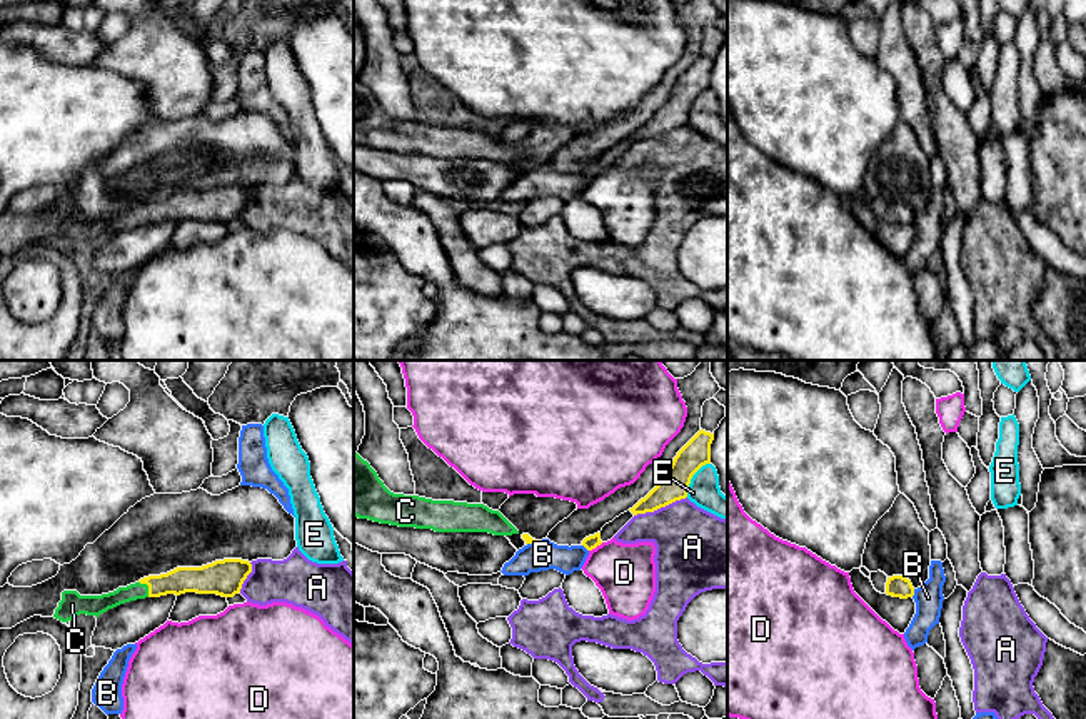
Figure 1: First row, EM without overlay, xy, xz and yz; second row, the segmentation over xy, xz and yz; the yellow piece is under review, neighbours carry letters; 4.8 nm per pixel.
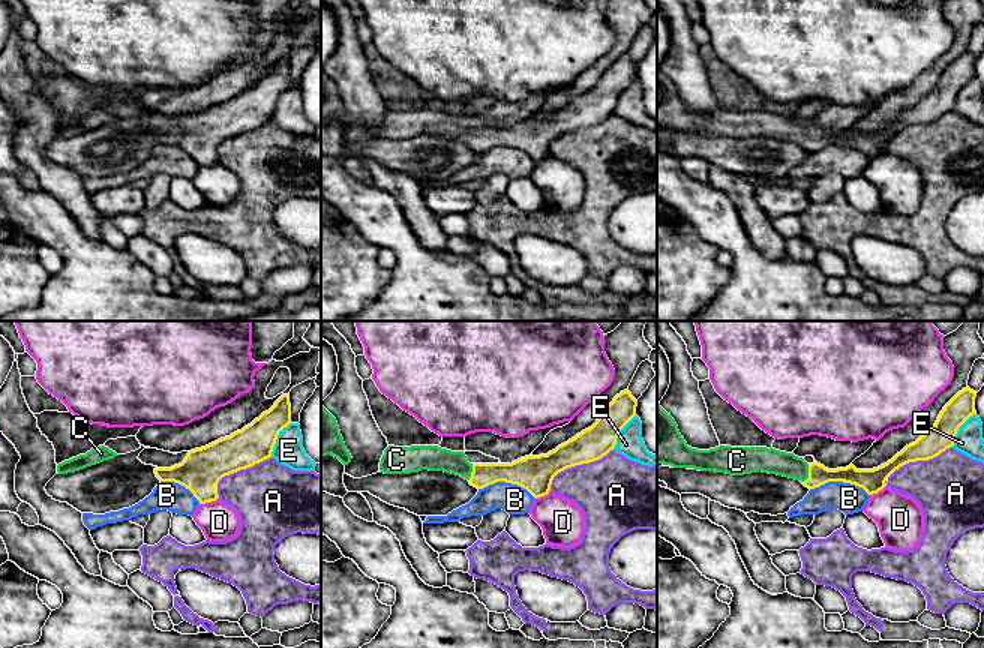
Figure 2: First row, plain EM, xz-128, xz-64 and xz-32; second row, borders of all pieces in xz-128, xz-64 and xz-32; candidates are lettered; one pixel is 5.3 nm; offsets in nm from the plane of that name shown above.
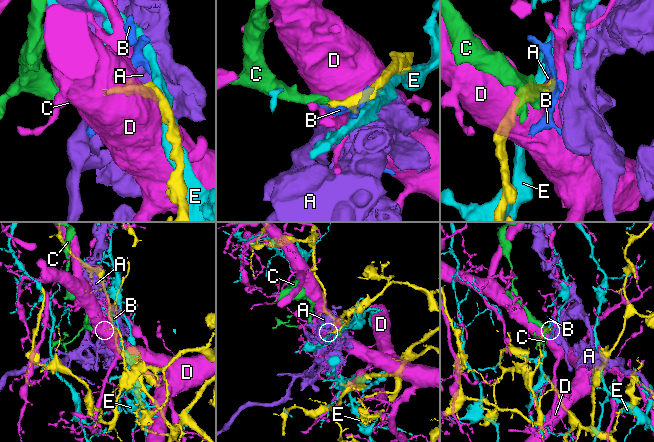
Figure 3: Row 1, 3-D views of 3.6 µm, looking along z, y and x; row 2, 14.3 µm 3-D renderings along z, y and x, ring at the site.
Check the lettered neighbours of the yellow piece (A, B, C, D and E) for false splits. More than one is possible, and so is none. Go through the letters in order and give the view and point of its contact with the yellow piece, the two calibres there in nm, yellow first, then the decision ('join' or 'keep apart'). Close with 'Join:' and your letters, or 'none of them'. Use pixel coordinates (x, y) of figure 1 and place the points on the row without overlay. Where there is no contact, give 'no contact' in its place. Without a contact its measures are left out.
A: meets yellow in xz at (659, 134); 130 nm thick on the yellow side, 360 nm on the other; keep apart
B: meets yellow in yz at (913, 219); 110 nm thick on the yellow side, 140 nm on the other; keep apart
C: meets yellow in xy at (149, 214); 130 nm thick on the yellow side, 90 nm on the other; join
D: meets yellow in xz at (596, 172); 70 nm thick on the yellow side, 280 nm on the other; keep apart
E: meets yellow in xz at (691, 104); 140 nm thick on the yellow side, 150 nm on the other; keep apart
Join: C

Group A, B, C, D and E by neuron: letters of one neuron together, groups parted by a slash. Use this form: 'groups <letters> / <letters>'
groups A / B / C / D / E

